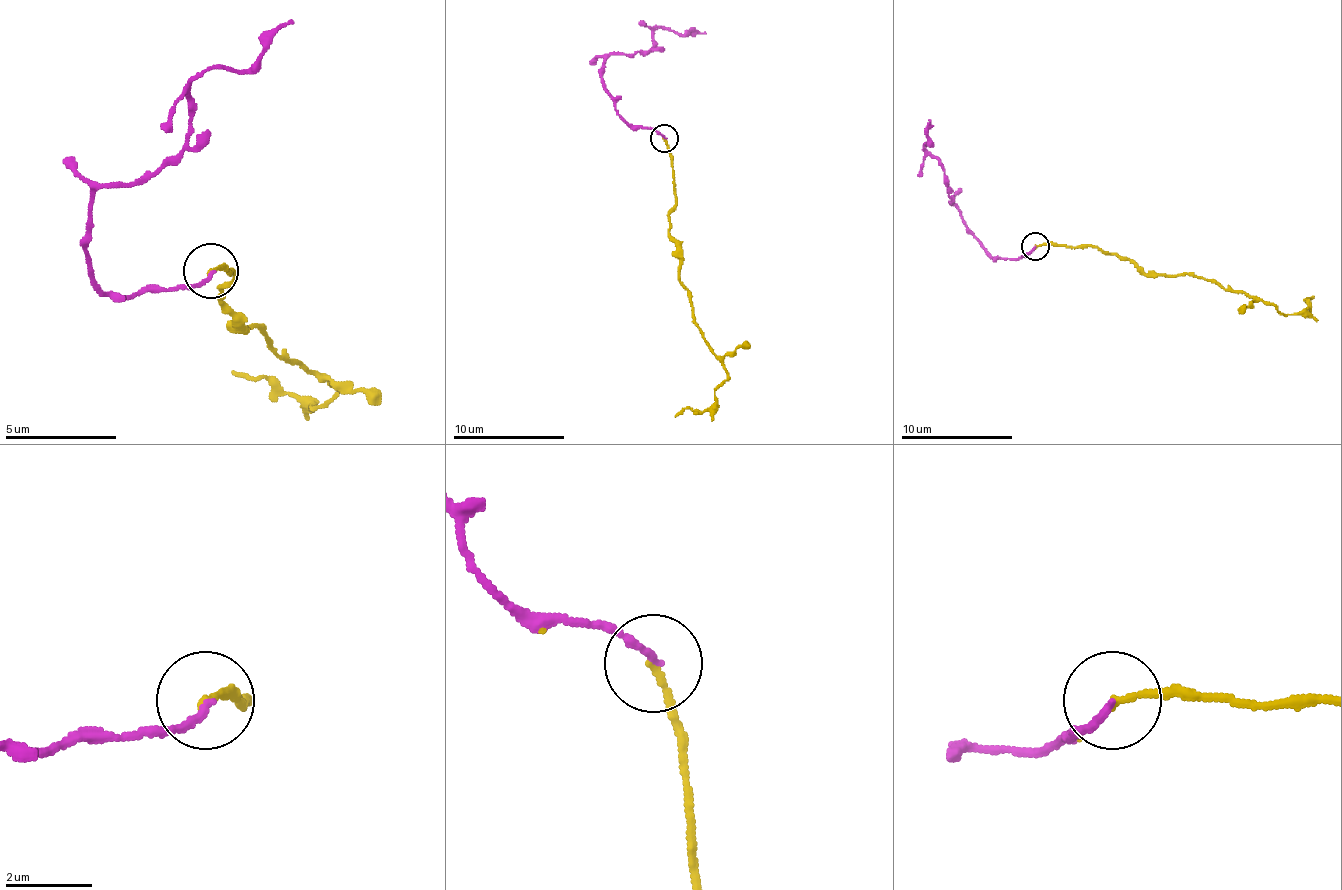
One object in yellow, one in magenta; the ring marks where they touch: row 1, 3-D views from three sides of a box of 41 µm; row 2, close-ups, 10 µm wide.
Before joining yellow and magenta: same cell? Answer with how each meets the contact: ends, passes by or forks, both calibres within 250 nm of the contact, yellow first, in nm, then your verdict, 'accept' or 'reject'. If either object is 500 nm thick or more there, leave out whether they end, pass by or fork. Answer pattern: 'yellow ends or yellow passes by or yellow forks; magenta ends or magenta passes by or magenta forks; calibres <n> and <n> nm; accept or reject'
yellow ends; magenta ends; calibres 160 and 150 nm; accept

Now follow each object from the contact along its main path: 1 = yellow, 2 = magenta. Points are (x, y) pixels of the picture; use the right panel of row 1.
1: (1034, 245), (1096, 245), (1132, 259), (1146, 273), (1222, 284), (1289, 315), (1303, 312), (1314, 295)
2: (1034, 245), (1026, 253), (995, 259), (987, 251), (950, 203), (942, 164), (925, 147), (931, 144), (928, 119)

